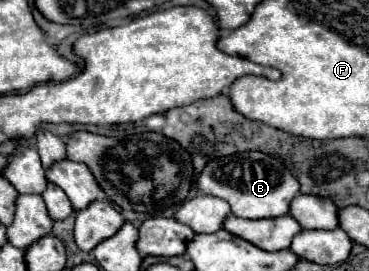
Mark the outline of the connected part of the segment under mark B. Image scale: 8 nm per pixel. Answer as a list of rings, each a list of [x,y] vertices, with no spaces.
[[[245,151],[229,157],[209,159],[197,177],[197,187],[207,195],[227,201],[231,213],[235,217],[245,217],[245,219],[267,219],[267,217],[287,215],[289,203],[299,193],[299,183],[291,175],[291,171],[279,159],[273,159],[257,151]]]

